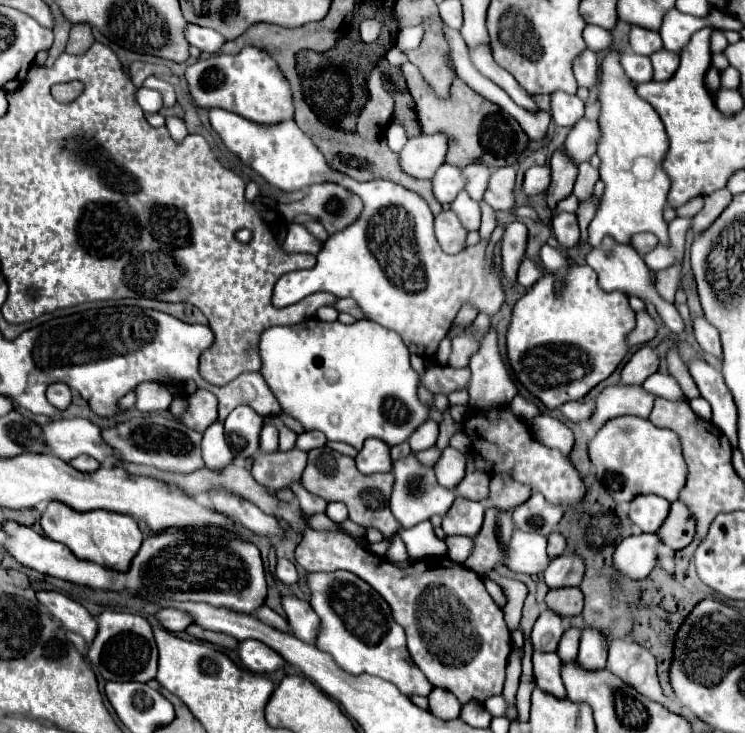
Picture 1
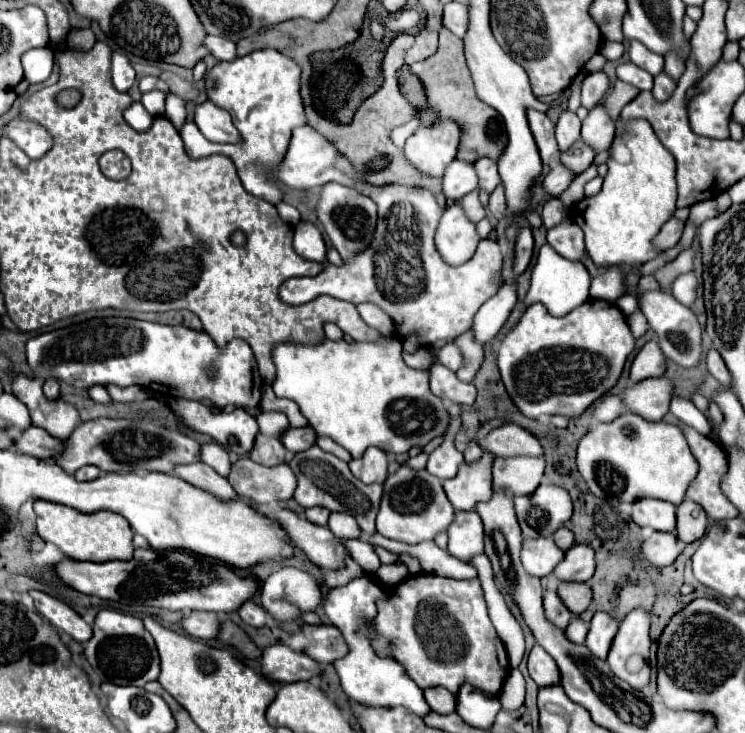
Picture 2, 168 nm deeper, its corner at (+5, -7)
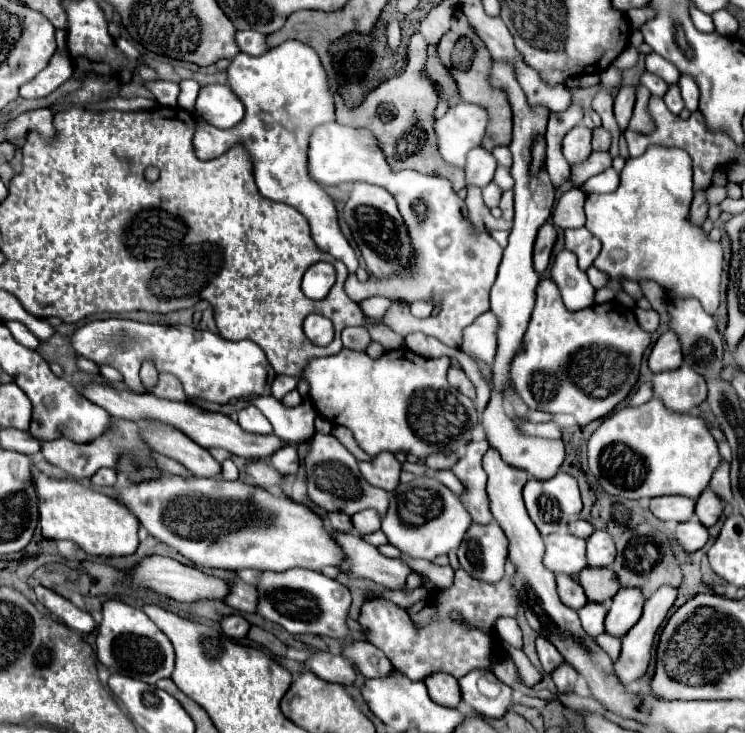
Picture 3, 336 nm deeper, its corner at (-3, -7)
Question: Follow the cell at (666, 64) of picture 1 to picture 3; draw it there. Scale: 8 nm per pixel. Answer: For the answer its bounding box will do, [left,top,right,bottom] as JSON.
[664,86,684,114]

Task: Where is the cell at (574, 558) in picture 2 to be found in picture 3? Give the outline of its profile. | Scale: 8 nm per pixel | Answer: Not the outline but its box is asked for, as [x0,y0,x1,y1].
[588,530,616,566]

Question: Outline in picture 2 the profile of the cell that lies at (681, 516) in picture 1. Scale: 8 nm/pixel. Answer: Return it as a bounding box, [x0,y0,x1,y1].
[676,502,706,544]

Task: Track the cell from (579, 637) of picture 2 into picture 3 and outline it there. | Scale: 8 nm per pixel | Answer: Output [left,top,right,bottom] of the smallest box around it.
[578,602,606,636]

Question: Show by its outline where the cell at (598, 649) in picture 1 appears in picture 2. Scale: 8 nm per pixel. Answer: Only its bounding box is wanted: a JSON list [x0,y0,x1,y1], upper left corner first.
[584,612,618,660]

